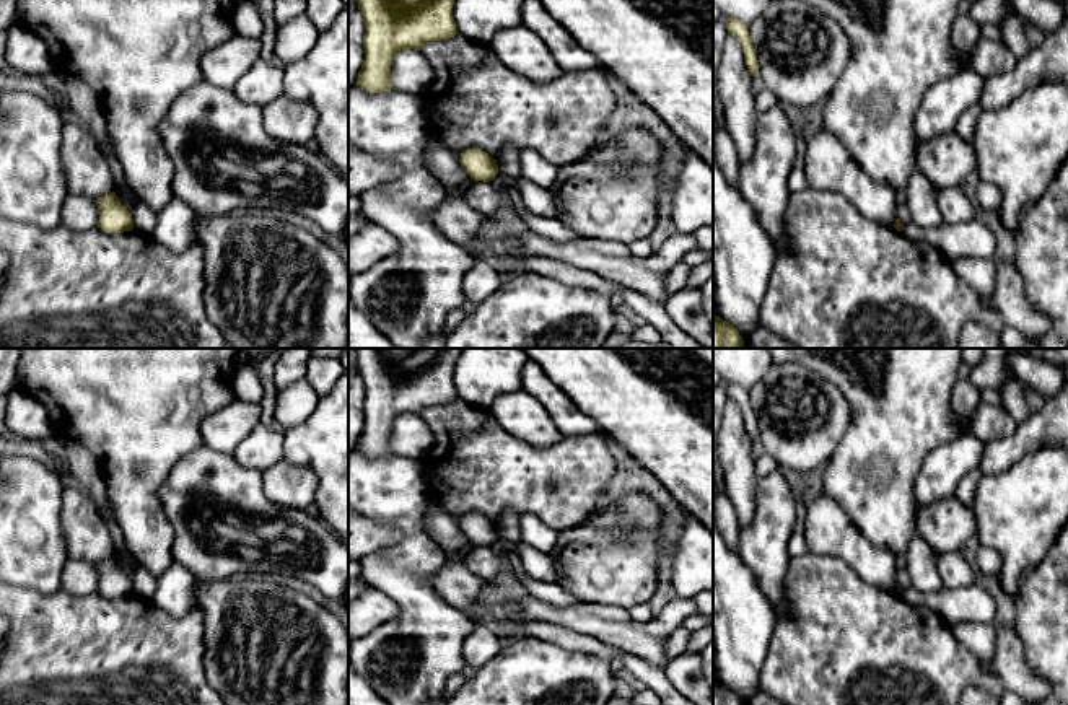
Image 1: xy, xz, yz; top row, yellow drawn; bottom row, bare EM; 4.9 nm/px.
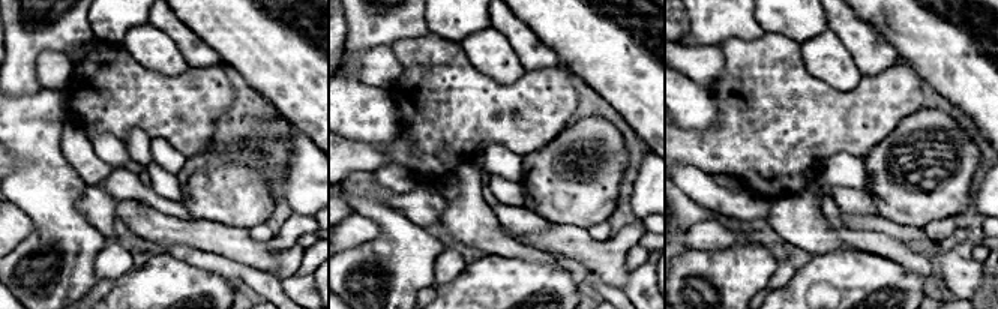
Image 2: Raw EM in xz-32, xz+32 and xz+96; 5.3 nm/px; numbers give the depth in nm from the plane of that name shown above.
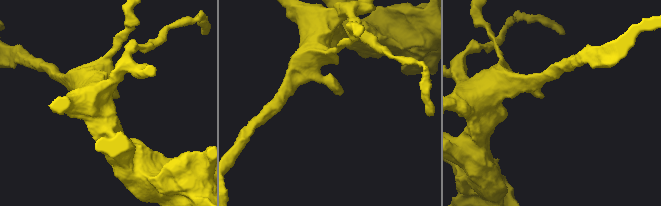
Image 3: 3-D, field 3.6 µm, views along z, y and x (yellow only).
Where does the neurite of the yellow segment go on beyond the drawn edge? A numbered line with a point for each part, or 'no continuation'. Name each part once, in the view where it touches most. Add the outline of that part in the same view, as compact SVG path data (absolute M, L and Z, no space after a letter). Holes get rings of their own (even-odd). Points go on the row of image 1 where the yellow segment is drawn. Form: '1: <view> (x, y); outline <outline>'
no continuation

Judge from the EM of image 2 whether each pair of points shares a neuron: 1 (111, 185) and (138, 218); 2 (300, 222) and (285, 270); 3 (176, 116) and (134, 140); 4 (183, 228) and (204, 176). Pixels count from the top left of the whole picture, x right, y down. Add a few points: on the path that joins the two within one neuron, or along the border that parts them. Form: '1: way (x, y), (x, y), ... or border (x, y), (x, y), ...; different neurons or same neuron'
1: border (116, 198), (132, 198), (137, 201); different neurons
2: border (296, 242), (276, 252), (275, 275); different neurons
3: border (152, 138), (141, 131), (131, 131), (123, 141); different neurons
4: border (194, 218), (221, 222), (228, 227); different neurons

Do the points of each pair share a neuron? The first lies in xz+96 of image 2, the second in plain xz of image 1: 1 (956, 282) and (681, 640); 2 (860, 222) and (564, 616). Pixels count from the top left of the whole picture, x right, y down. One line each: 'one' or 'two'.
1: two
2: two

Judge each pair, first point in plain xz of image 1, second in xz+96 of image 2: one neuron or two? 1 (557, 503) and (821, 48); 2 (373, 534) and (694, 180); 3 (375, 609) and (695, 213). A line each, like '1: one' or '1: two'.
1: two
2: two
3: two

